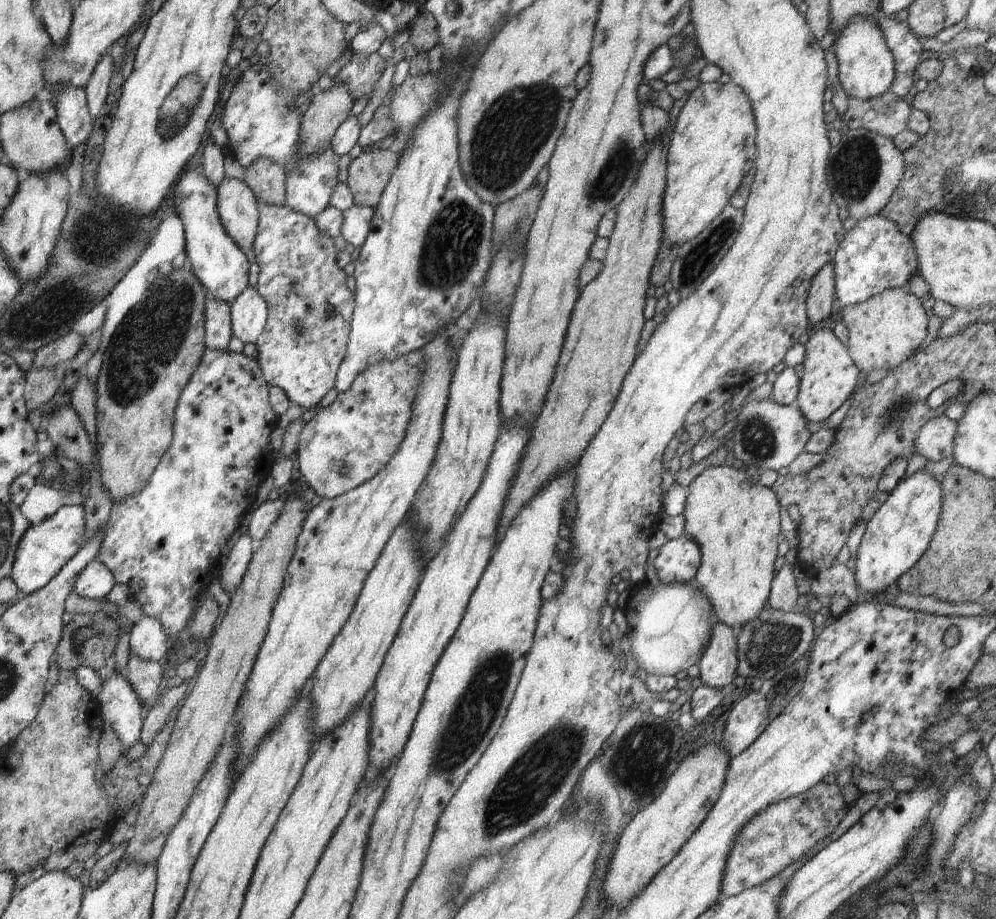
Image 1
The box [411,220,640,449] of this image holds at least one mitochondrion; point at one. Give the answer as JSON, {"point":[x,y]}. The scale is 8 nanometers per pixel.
{"point":[434,312]}

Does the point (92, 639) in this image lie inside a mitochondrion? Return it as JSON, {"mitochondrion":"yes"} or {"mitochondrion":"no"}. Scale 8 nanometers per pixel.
{"mitochondrion":"yes"}

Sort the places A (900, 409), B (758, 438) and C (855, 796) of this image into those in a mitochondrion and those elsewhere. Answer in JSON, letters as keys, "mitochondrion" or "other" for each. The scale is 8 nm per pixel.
{"A":"mitochondrion","B":"mitochondrion","C":"other"}

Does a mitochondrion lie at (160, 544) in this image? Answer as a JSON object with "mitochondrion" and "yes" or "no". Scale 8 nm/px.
{"mitochondrion":"no"}

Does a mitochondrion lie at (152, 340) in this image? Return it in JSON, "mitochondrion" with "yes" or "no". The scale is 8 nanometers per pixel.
{"mitochondrion":"yes"}

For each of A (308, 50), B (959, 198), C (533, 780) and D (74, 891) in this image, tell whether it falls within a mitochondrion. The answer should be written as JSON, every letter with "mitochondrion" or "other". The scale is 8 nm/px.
{"A":"mitochondrion","B":"mitochondrion","C":"mitochondrion","D":"other"}

